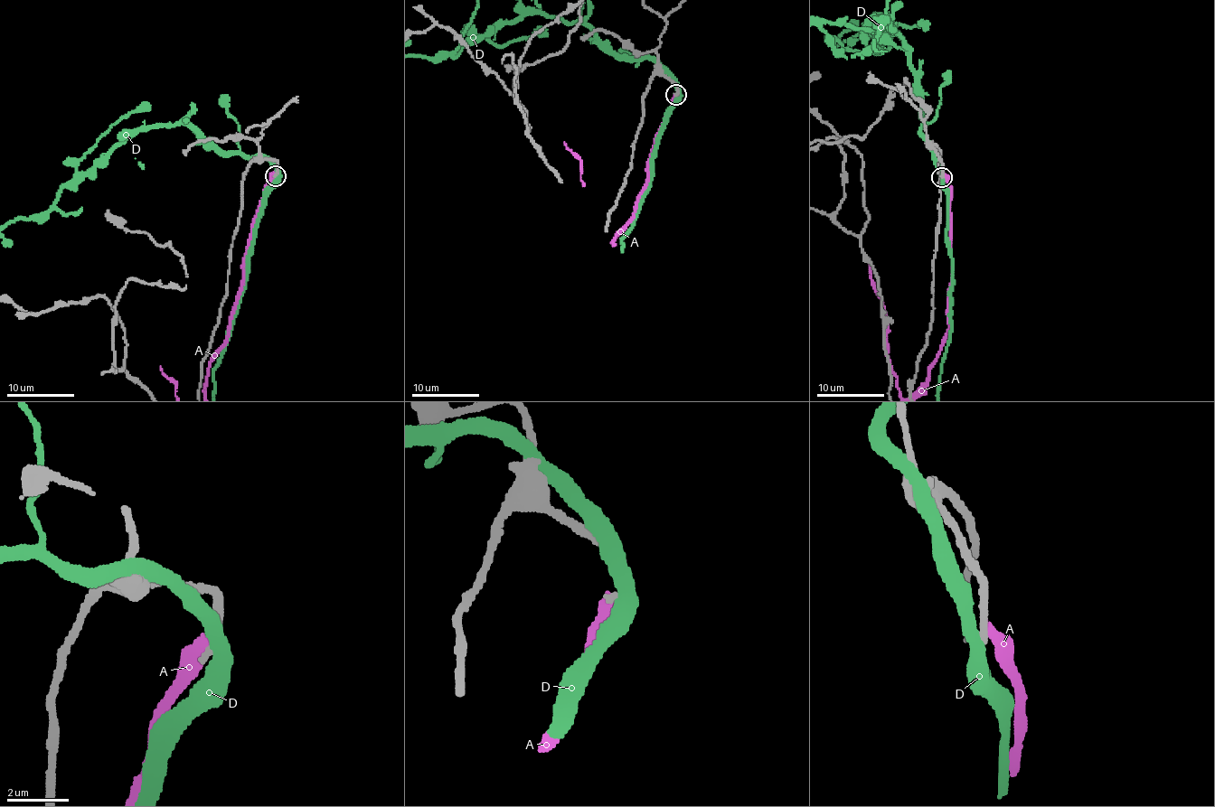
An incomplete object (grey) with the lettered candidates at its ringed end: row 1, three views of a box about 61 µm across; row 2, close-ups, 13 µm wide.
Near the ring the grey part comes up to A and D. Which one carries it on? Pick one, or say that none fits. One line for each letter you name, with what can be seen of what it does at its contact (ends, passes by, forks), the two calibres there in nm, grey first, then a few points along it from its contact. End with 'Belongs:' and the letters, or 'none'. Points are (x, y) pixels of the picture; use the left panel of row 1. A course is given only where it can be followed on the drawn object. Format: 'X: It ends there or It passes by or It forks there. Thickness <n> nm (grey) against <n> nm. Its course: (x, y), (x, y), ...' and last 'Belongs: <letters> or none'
Belongs: none

